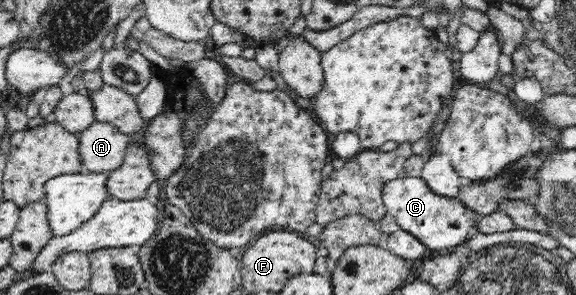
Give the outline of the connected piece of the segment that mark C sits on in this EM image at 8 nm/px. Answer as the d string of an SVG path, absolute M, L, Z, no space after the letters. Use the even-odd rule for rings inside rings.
M403 177L389 181L382 195L386 211L393 216L401 230L415 236L429 251L443 253L467 244L471 229L477 229L481 215L463 204L458 196L447 197L435 193L421 177Z

